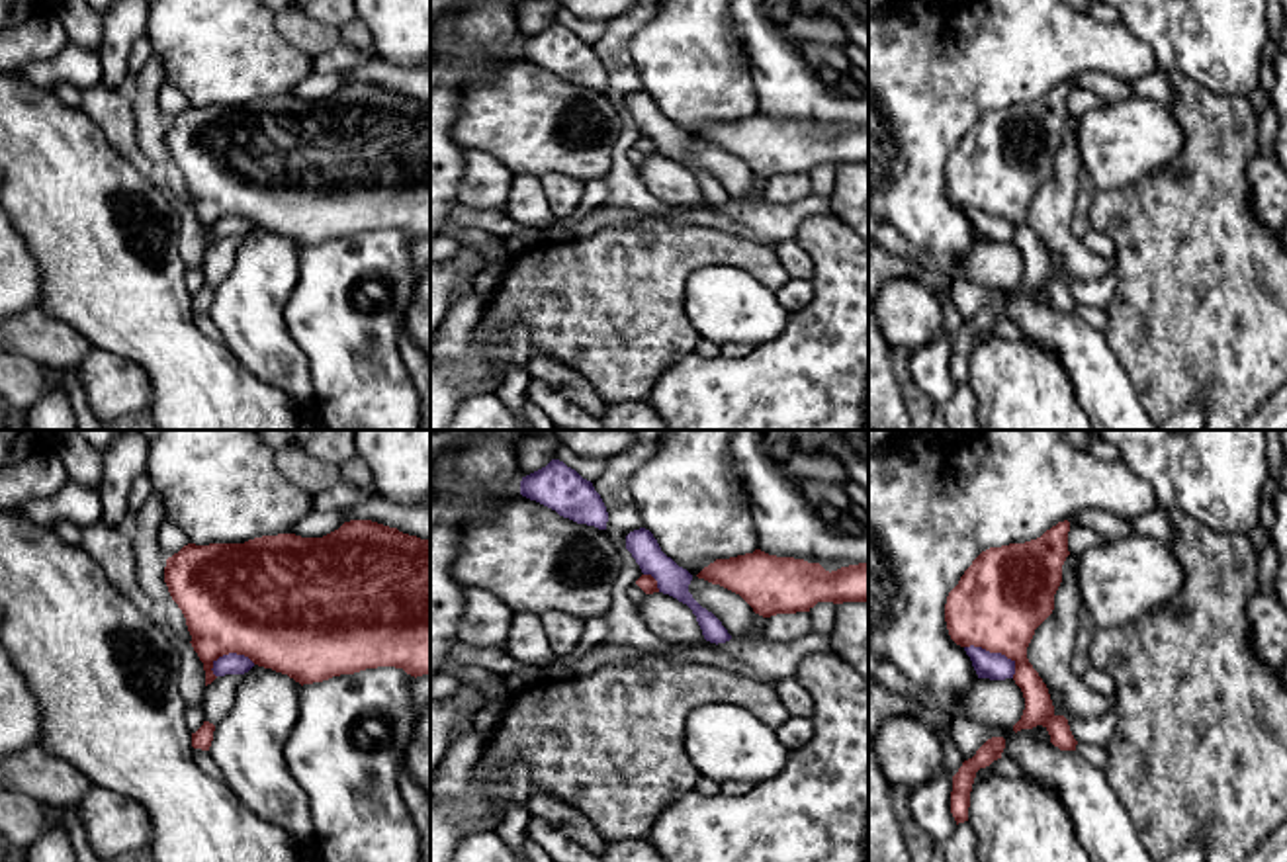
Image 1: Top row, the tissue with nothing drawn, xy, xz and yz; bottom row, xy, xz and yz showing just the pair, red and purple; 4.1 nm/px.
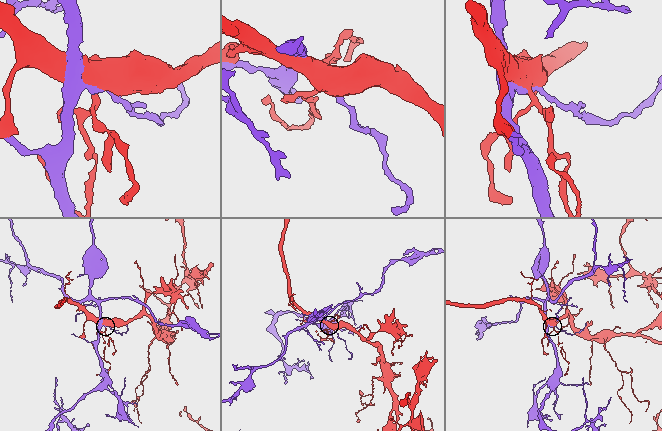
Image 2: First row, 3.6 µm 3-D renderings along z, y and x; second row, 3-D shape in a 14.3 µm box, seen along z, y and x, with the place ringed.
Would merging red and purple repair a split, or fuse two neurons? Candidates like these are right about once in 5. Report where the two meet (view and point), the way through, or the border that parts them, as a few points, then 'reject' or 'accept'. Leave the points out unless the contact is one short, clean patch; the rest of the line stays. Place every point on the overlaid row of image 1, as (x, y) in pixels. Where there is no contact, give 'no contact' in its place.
contact yz (996, 651); reject

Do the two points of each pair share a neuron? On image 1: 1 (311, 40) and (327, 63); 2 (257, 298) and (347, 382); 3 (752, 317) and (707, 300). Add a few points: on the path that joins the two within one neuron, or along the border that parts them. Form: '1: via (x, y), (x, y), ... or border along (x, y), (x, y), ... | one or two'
1: border along (341, 40), (313, 59) | two
2: border along (296, 280), (284, 307), (284, 325), (306, 364) | two
3: via (740, 311), (718, 301) | one

